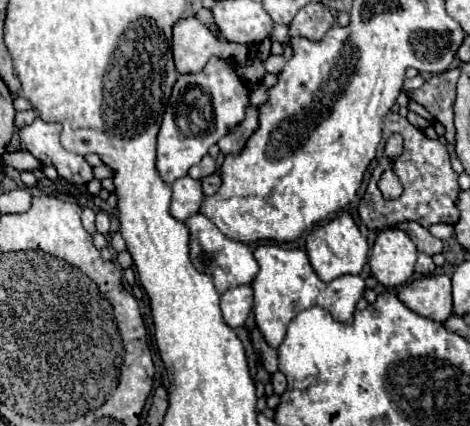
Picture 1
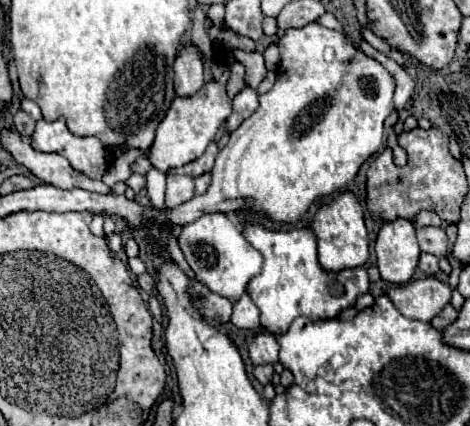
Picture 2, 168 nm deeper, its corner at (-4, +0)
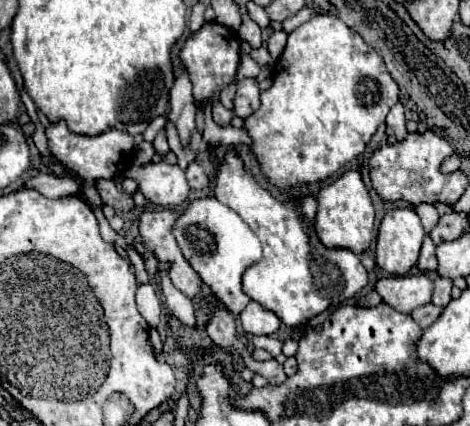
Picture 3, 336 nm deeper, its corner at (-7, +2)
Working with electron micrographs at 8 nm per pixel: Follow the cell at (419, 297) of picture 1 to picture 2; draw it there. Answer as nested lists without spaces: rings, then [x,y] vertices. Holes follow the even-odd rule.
[[[424,277],[418,281],[390,287],[386,295],[404,317],[430,321],[442,311],[446,303],[450,303],[452,289],[434,277]]]

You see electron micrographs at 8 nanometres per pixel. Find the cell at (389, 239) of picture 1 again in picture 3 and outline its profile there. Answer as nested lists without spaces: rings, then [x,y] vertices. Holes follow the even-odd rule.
[[[411,207],[387,211],[377,235],[377,265],[391,275],[407,275],[419,259],[425,231]]]

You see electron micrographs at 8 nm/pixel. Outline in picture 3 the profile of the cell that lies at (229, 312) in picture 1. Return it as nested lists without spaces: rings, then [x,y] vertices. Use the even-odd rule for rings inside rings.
[[[251,301],[243,313],[241,313],[241,323],[243,329],[251,335],[271,335],[279,329],[281,321],[277,319],[275,313],[263,309],[257,301]]]

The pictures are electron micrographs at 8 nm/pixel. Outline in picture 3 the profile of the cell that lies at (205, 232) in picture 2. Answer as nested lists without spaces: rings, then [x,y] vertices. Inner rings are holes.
[[[213,197],[193,201],[173,225],[173,235],[183,251],[187,263],[195,269],[201,281],[213,291],[213,295],[233,313],[239,315],[251,301],[241,289],[241,277],[247,267],[255,265],[263,257],[263,249],[255,233],[241,217],[227,205]]]

